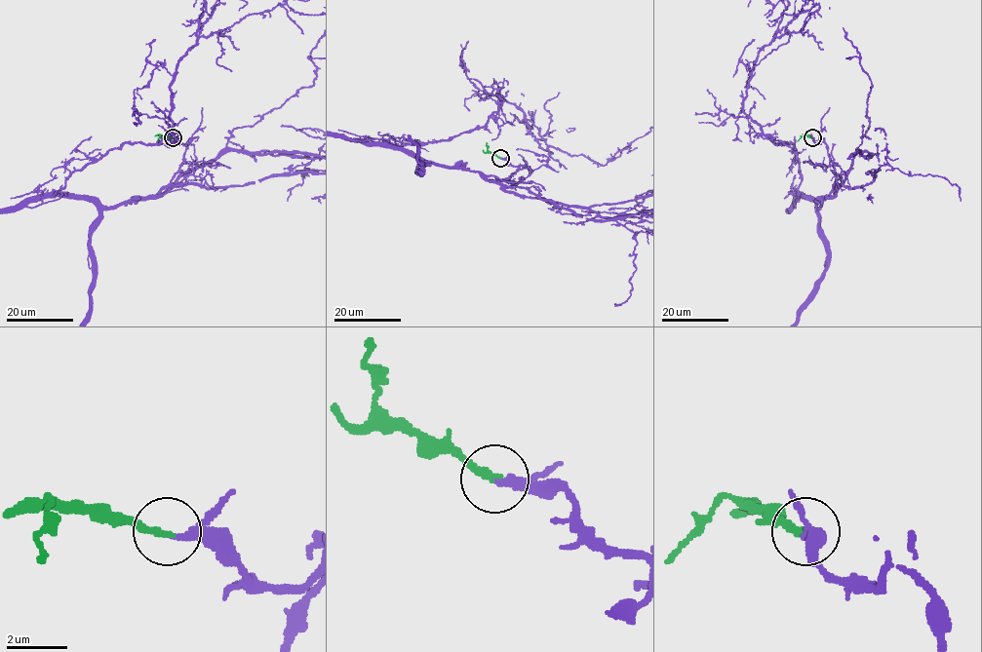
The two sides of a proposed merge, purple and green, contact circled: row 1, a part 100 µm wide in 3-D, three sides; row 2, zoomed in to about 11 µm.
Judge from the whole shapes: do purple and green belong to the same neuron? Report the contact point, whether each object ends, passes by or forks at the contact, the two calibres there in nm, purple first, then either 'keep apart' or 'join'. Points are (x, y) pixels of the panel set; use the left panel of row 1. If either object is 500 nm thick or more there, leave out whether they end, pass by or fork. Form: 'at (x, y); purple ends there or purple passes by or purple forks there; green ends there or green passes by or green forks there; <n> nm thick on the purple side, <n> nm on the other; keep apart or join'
at (173, 137); purple ends there; green ends there; 240 nm thick on the purple side, 240 nm on the other; join

